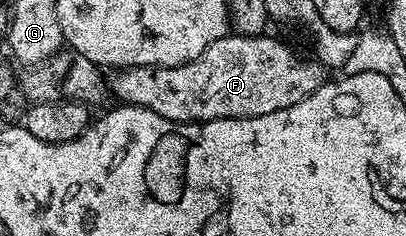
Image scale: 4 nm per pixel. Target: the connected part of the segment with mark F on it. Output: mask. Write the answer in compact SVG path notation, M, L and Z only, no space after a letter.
M233 32L227 33L225 38L216 40L212 44L208 44L208 48L204 48L204 52L200 52L200 56L196 56L196 60L190 60L179 66L128 66L118 68L113 71L114 75L109 75L108 90L111 95L116 94L121 103L131 106L143 106L152 112L156 112L162 118L167 118L169 122L211 122L217 118L259 118L260 116L268 116L268 112L280 112L292 108L292 104L300 104L300 100L304 100L308 96L312 96L319 90L324 81L323 67L317 61L310 60L305 62L302 58L297 58L288 47L282 42L277 42L274 38L266 38L267 36L241 36Z

